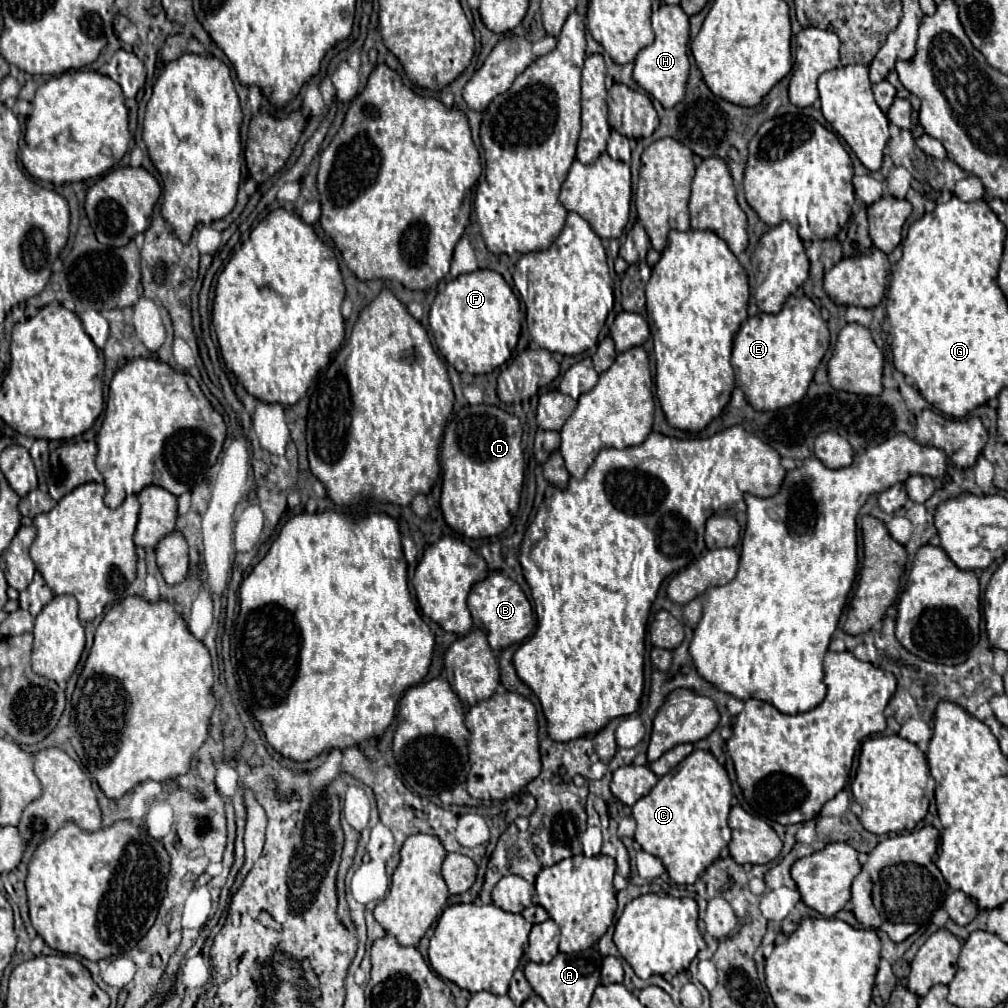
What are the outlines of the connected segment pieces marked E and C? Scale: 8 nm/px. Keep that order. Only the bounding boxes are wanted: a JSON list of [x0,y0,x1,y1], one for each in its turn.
[[733,296,829,410],[635,750,733,884]]

